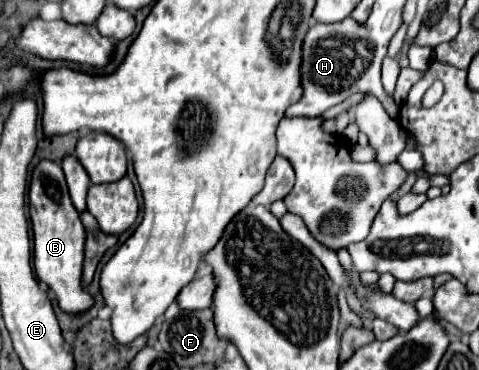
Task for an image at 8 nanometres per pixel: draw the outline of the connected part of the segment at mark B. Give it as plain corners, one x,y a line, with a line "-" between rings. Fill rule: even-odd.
67,156
61,162
61,166
51,160
43,160
33,170
33,180
31,180
31,190
29,190
29,214
31,214
33,242
35,242
33,244
33,254
35,254
33,266
35,266
37,278
45,282
51,292
55,292
59,308
67,314
81,314
81,312
87,312
95,304
91,294
85,292
85,288
81,286
85,228
79,220
79,212
87,210
85,196
87,196
91,180
75,156
-
67,186
69,186
69,192
67,192

